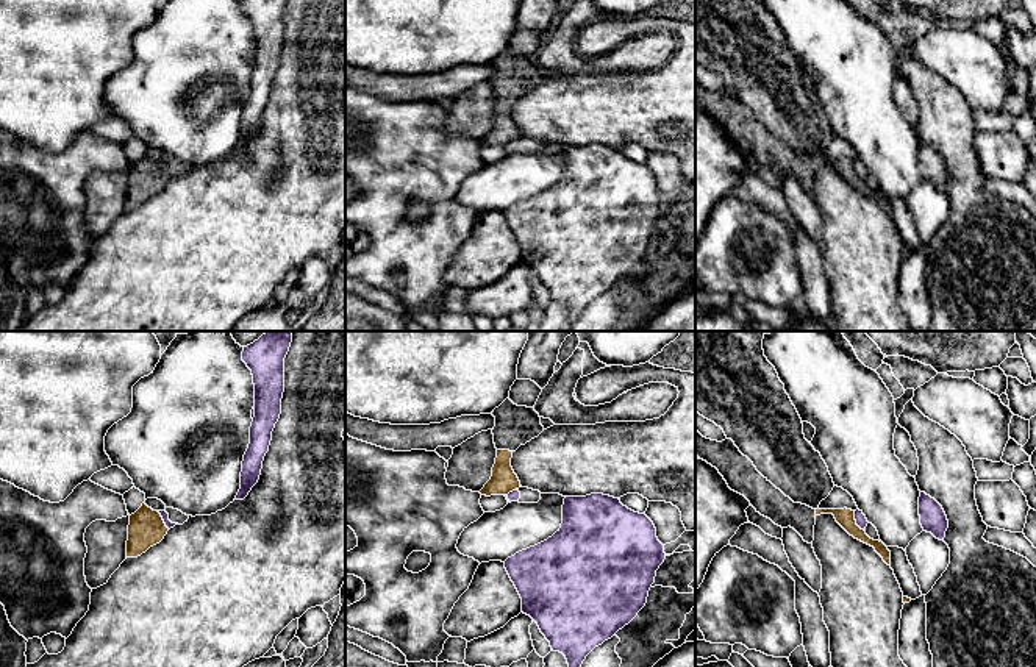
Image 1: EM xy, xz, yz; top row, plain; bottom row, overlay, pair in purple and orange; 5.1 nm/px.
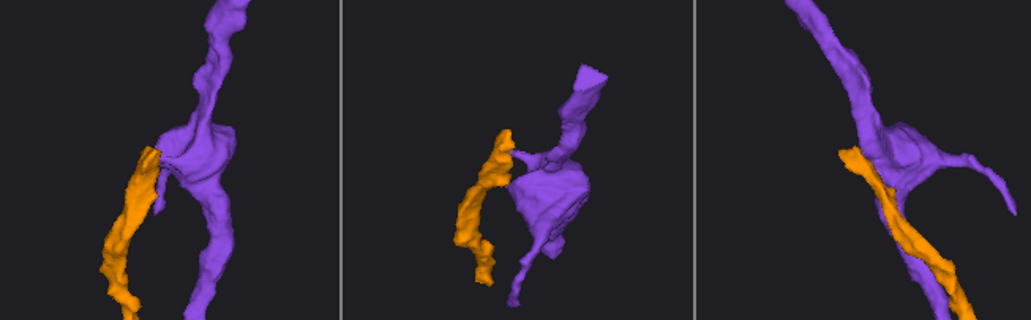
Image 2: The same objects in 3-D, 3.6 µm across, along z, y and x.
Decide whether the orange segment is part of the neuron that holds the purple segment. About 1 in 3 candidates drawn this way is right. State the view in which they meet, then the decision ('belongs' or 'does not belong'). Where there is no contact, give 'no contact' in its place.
meets purple in yz; does not belong

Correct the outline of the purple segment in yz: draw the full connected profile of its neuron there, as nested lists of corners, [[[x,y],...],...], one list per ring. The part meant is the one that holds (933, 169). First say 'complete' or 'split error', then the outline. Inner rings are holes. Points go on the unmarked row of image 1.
complete; [[[920,142],[919,147],[919,166],[923,181],[931,183],[939,191],[944,191],[948,178],[947,166],[942,156],[925,142]]]

